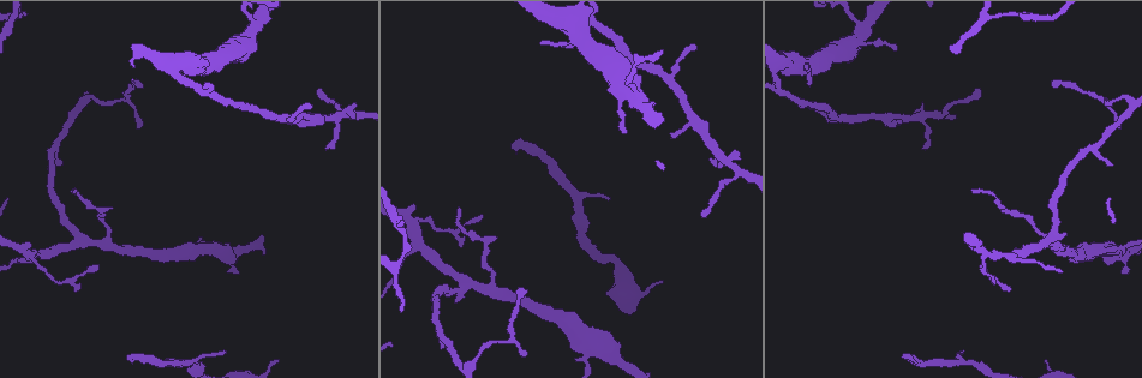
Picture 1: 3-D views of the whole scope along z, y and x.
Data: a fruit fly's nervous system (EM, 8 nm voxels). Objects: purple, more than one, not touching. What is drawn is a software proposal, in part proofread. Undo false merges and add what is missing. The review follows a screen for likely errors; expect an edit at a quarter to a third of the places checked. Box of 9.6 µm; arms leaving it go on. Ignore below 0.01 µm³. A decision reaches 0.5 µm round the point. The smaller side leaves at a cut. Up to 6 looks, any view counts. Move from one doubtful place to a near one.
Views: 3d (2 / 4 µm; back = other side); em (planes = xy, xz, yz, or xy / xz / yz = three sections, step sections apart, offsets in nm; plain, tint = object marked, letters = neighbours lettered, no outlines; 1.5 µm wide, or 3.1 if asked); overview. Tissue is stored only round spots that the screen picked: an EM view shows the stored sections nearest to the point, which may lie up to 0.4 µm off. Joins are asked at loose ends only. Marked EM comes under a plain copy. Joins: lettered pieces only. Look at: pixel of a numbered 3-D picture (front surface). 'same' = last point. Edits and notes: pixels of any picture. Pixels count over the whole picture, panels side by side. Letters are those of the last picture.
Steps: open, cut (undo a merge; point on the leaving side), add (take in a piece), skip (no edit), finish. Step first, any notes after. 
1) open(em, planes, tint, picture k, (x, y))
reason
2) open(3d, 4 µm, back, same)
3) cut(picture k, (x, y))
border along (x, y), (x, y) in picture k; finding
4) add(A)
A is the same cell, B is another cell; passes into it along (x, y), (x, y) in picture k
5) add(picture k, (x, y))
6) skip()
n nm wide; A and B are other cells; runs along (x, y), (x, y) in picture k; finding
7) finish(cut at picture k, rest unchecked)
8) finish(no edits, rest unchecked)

open(em, xy, step 8, tint, picture 1, (1124, 271))
an open end

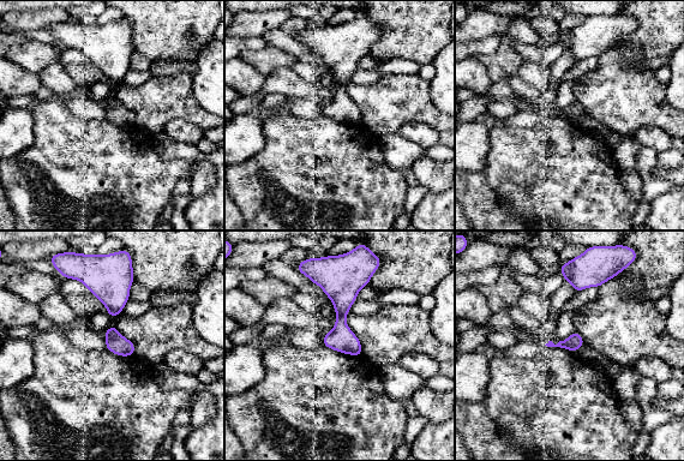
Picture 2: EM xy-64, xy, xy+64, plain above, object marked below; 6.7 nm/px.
open(em, planes, tint, same)

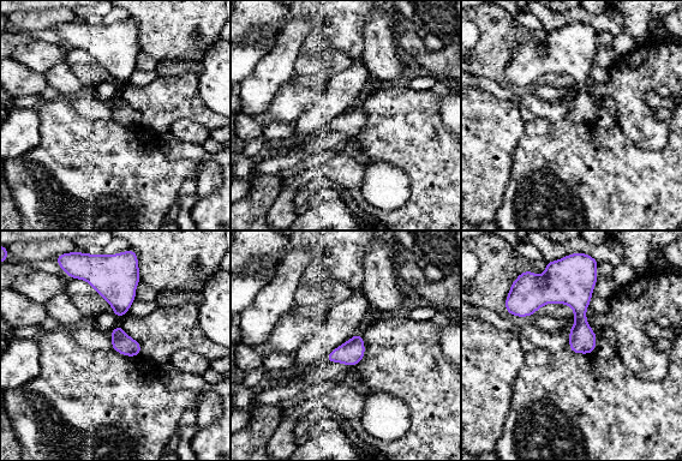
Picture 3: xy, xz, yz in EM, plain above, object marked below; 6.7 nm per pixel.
open(em, planes, letters, same)
see the neighbours

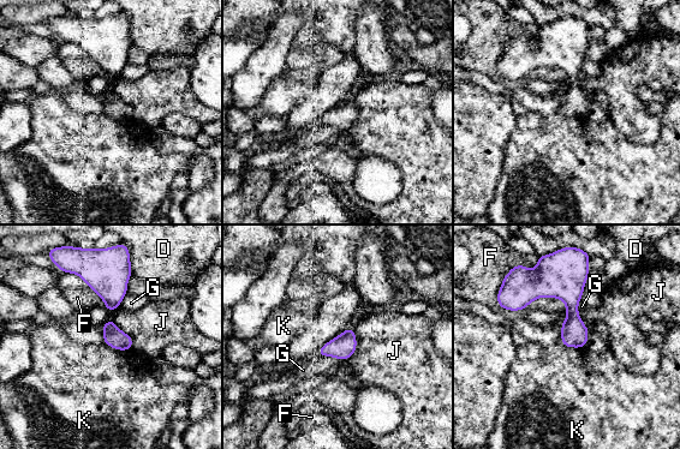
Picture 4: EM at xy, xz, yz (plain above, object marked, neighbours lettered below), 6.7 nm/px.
skip()
F touches over 280 nm; D, F, G, J and K are other cells; no lettered piece goes on from it

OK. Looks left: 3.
open(em, planes, letters, picture 1, (1045, 362))
an open end

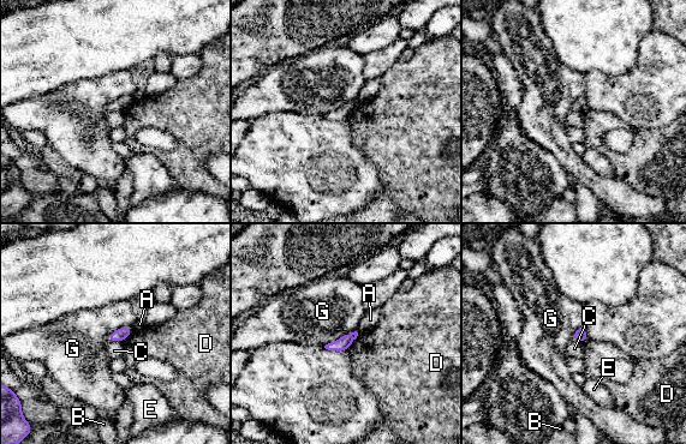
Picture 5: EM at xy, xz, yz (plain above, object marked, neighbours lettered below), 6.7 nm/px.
skip()
A, B, C, D, E and G are other cells; no lettered piece goes on from it

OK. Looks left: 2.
open(3d, 2 µm, picture 1, (34, 256))
thick turns thin

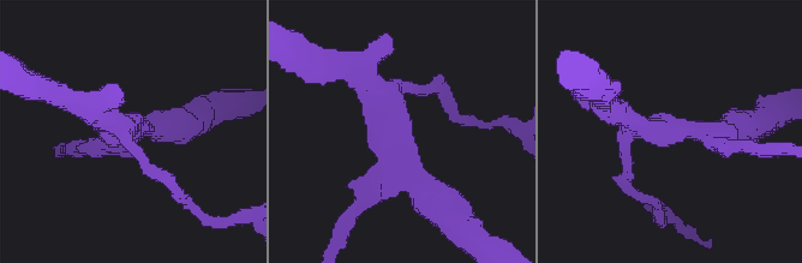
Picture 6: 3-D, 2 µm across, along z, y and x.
open(em, planes, letters, picture 6, (130, 124))
3 arms

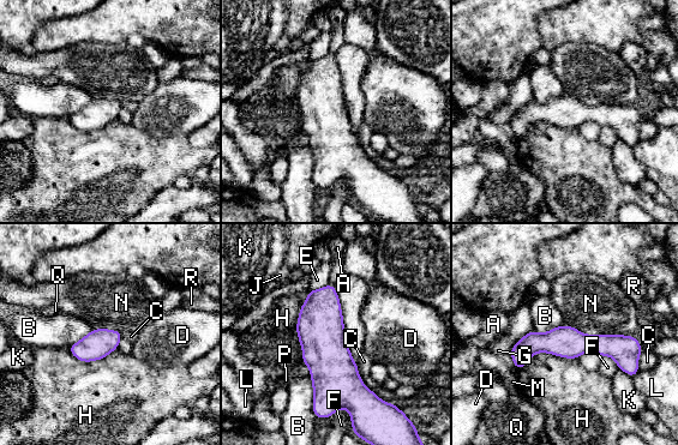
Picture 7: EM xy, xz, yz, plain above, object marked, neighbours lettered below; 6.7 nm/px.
skip()
A, B, C, D, E, F, G, H, J, K, L, M, N, P, Q and R are other cells; border along (308, 373), (312, 412), (317, 418) in picture 7; one cell here

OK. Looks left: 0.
finish(no edits, rest unchecked)

